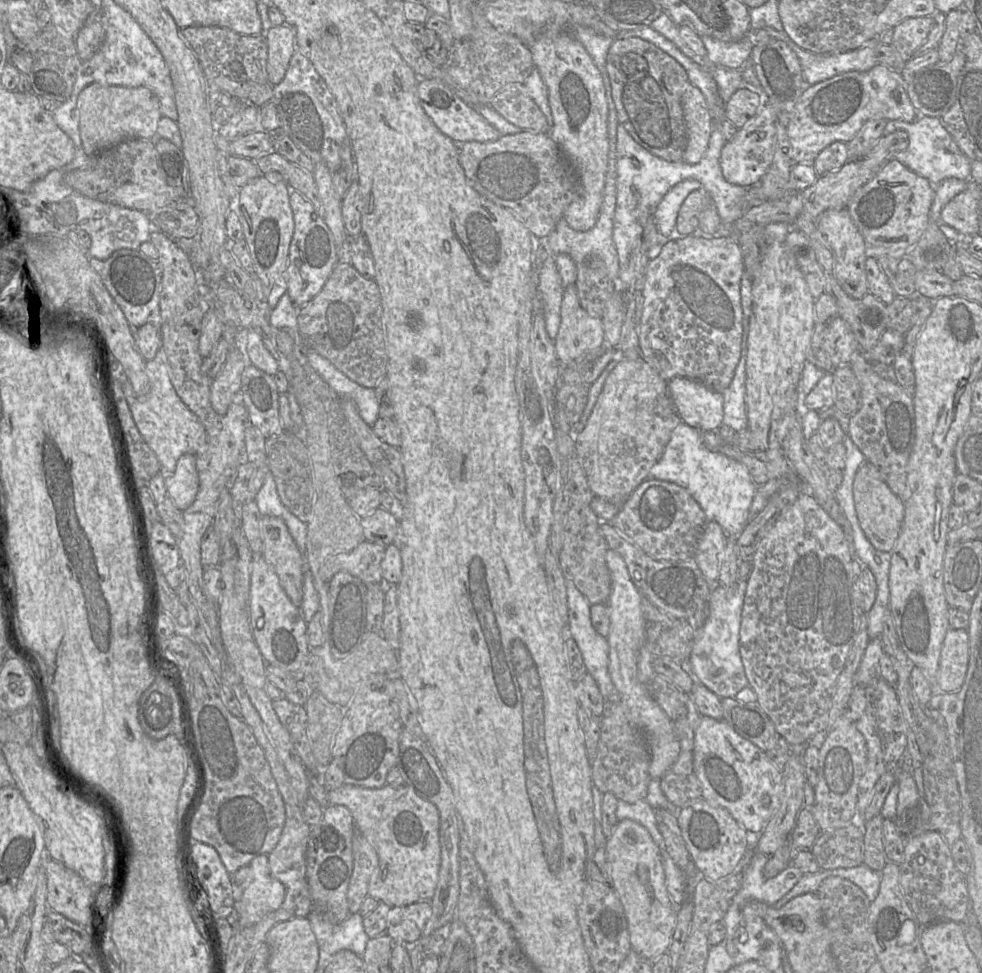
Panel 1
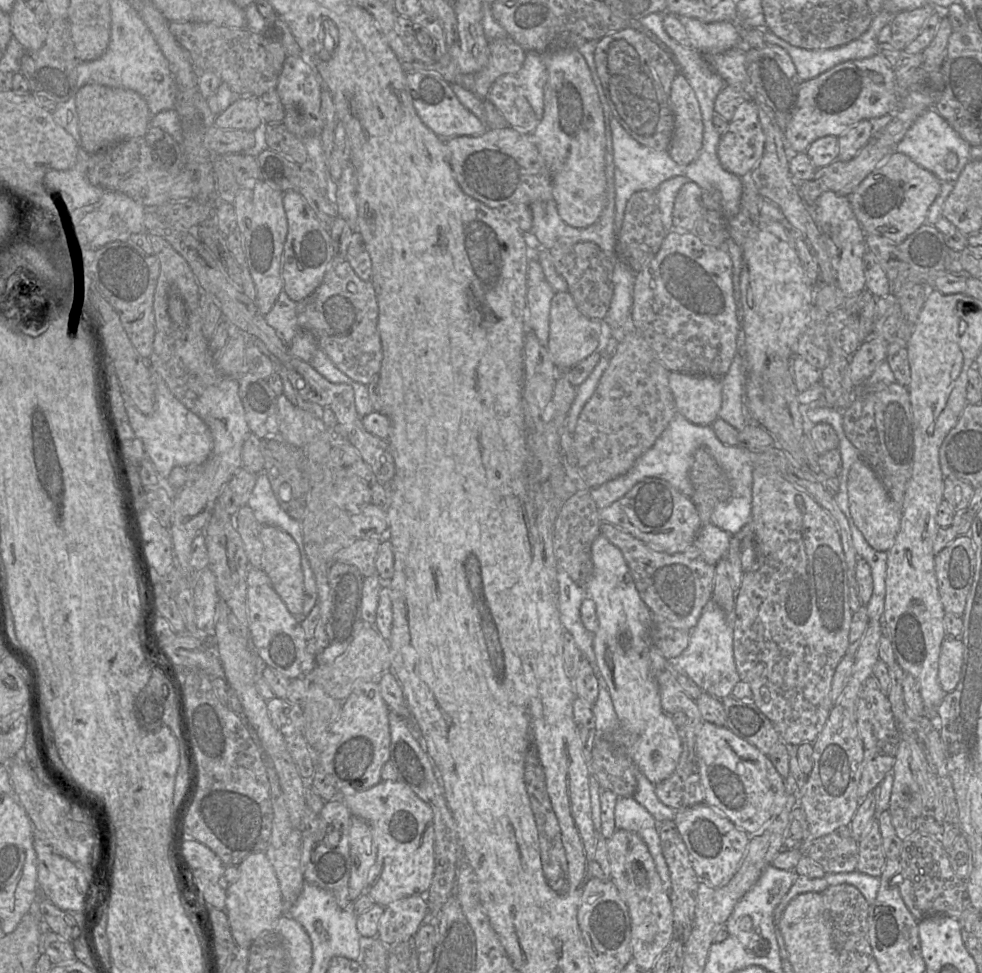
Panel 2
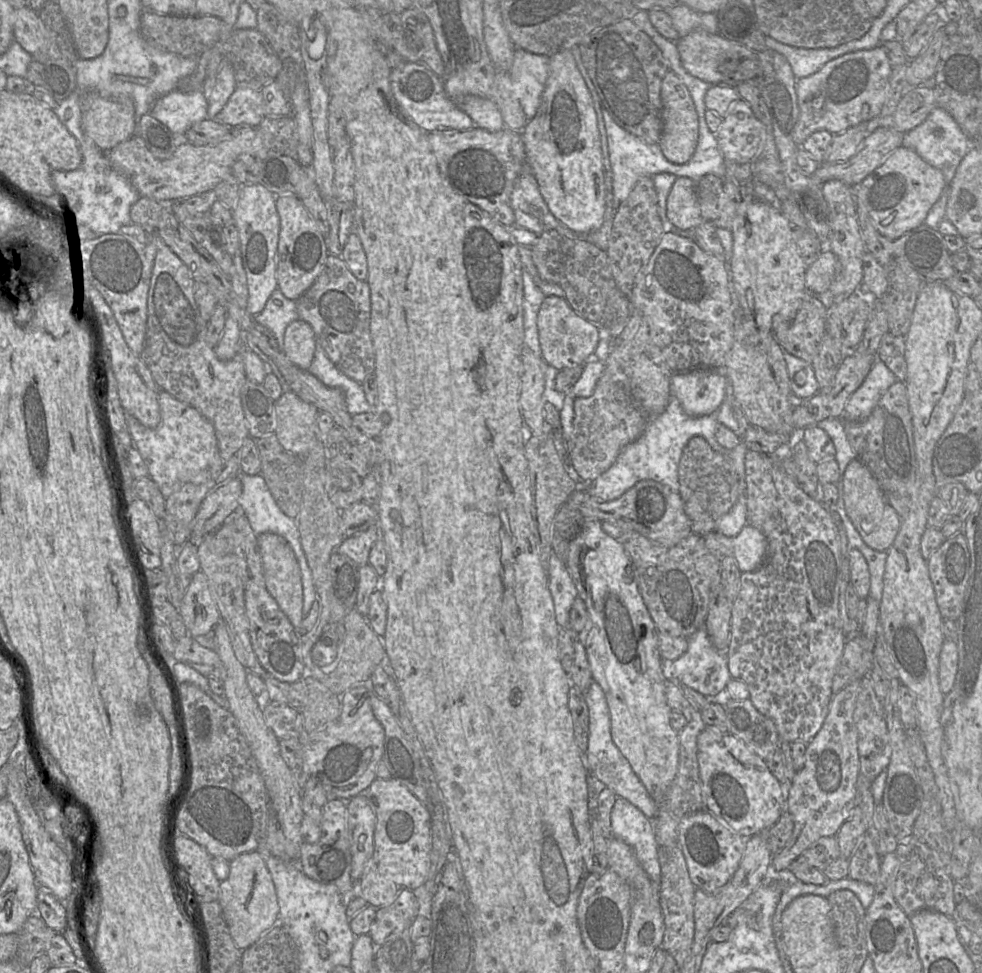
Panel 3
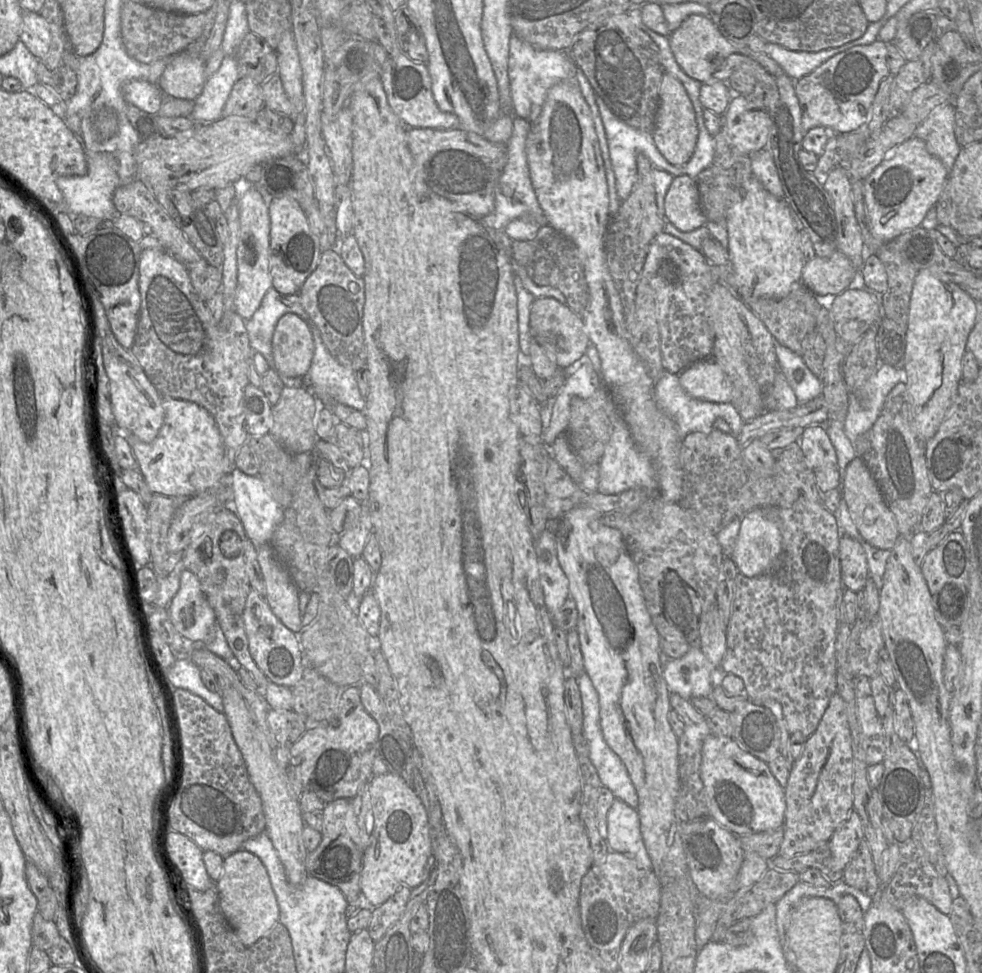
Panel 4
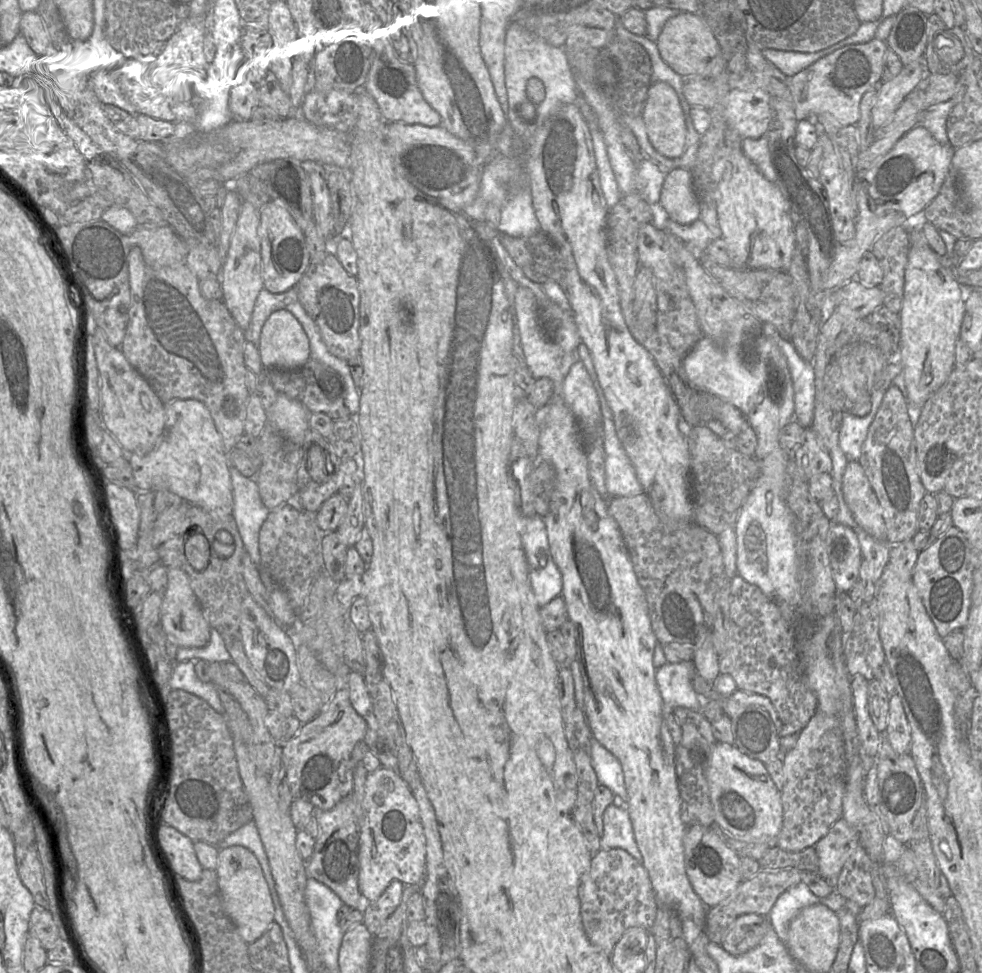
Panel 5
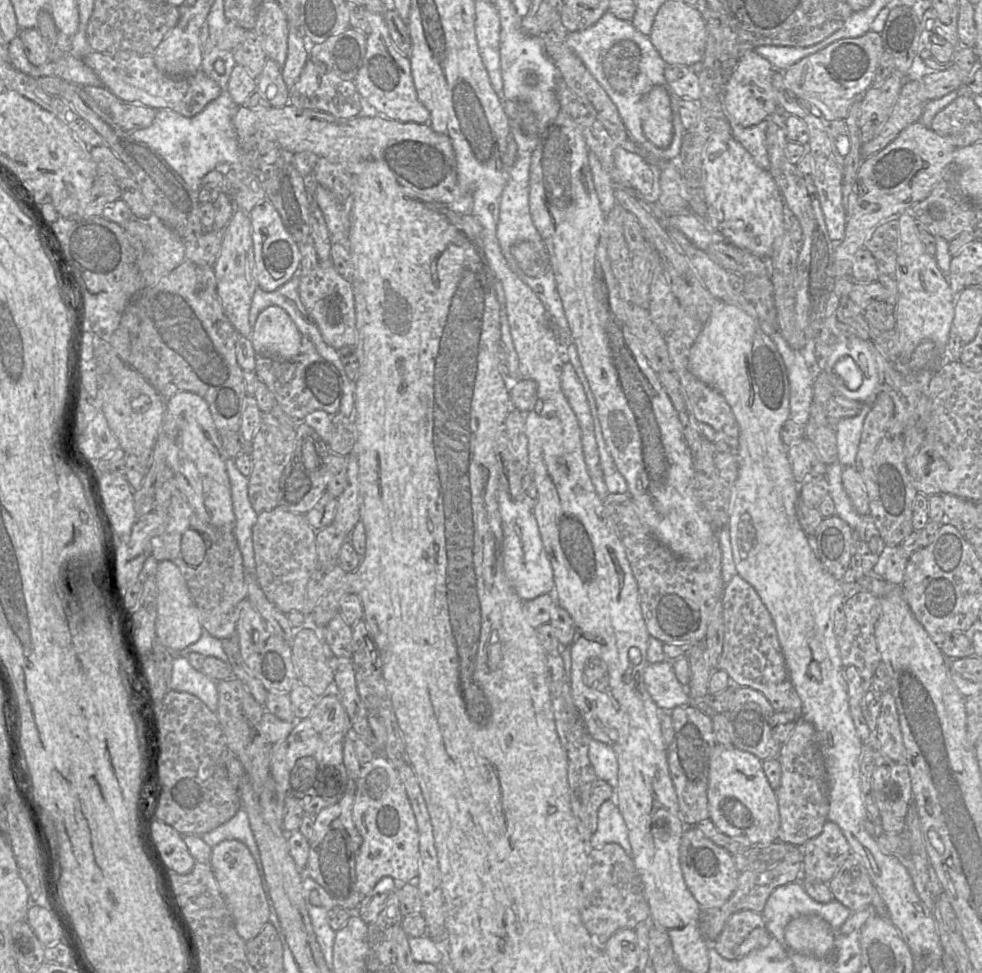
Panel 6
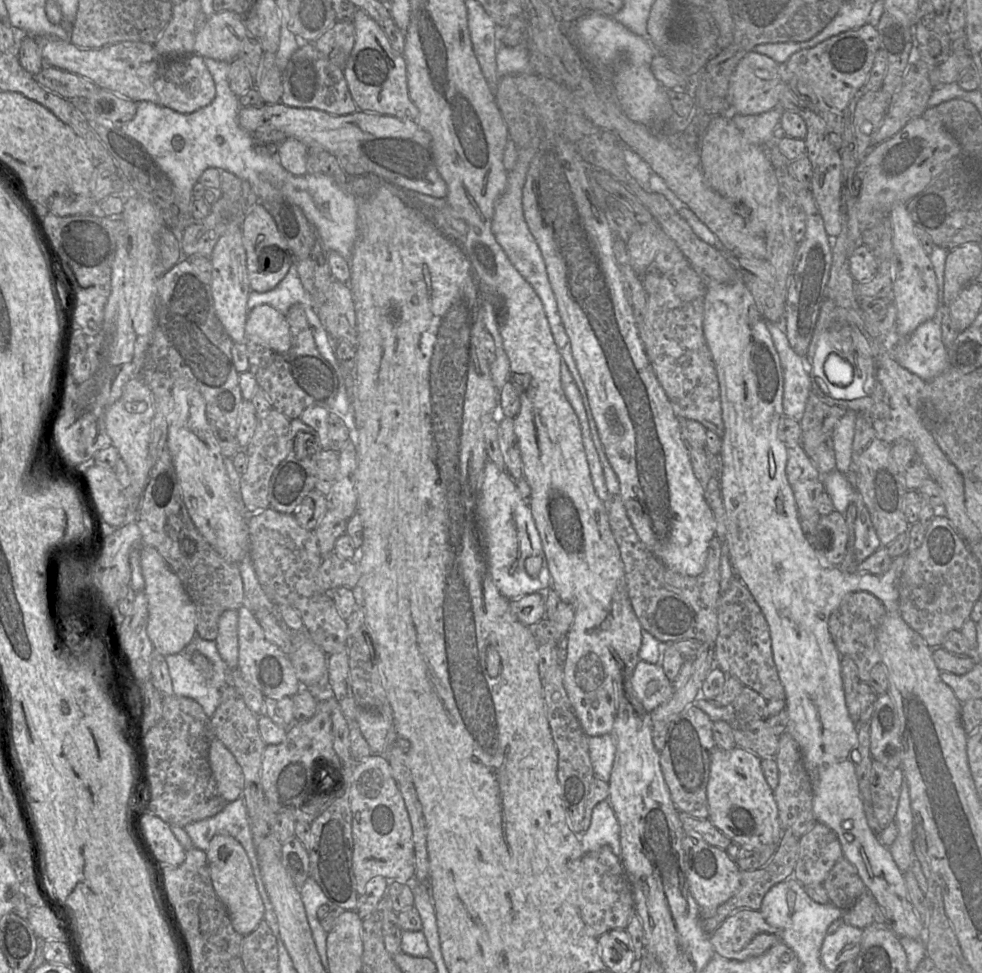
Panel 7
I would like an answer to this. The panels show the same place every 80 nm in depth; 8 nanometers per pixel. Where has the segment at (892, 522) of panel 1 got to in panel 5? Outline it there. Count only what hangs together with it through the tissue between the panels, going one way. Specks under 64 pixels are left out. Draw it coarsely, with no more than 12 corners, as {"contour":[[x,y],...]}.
{"contour":[[858,460],[844,499],[857,525],[885,541],[883,510]]}

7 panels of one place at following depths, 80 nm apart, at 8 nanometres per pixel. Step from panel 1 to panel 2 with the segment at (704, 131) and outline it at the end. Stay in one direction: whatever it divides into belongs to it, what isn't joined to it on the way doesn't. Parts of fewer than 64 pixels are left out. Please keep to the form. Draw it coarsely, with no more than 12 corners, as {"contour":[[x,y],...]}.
{"contour":[[680,73],[672,82],[675,128],[667,152],[688,165],[702,148],[695,92]]}

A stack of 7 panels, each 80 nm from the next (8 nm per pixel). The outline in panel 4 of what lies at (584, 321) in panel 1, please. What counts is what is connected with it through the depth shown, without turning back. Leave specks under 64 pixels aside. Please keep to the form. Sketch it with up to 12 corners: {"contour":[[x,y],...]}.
{"contour":[[551,297],[534,300],[530,329],[559,369],[590,345],[582,317]]}

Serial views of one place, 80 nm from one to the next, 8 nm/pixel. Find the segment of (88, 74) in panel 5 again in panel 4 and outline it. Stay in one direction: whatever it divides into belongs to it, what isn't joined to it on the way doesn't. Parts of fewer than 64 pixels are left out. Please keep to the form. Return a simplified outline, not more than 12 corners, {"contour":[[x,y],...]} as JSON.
{"contour":[[130,80],[128,104],[155,115],[167,97],[158,85]]}

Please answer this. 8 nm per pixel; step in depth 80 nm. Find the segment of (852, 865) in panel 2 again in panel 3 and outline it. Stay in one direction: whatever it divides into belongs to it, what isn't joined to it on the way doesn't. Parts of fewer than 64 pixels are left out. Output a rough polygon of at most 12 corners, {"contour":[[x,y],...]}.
{"contour":[[836,835],[820,838],[787,870],[773,872],[788,884],[794,870],[814,867],[828,880],[848,877]]}

